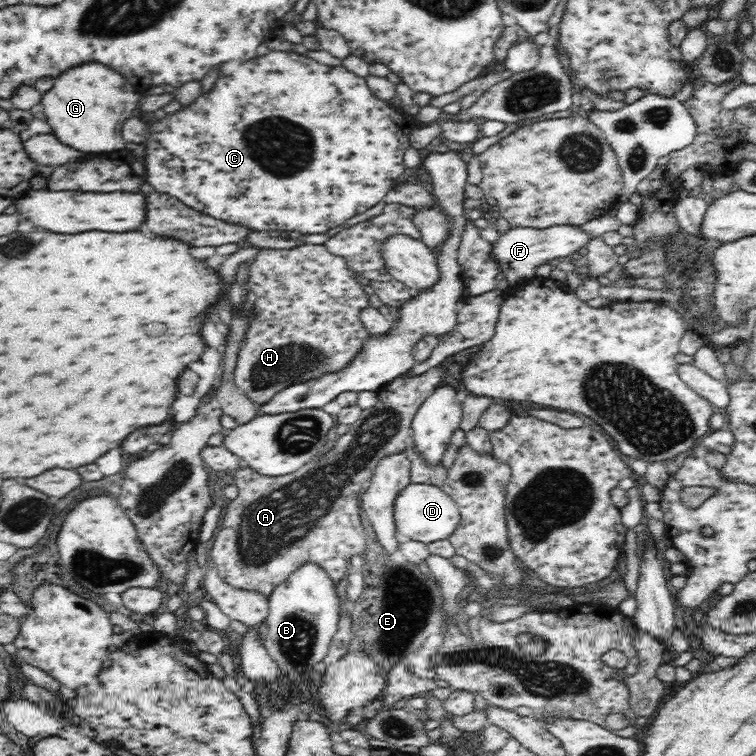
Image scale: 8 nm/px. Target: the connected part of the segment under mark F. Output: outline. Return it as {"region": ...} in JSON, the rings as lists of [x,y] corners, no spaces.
{"region":[[[554,226],[551,228],[511,228],[492,244],[490,259],[498,265],[499,272],[506,277],[504,284],[508,288],[518,288],[534,279],[536,270],[551,260],[582,254],[590,237],[578,229],[578,227]]]}

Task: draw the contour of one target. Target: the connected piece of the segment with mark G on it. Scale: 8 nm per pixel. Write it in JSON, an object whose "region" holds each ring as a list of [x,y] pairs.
{"region":[[[96,61],[72,66],[54,78],[54,86],[42,94],[44,114],[52,132],[64,144],[88,152],[110,152],[124,149],[126,141],[121,136],[122,122],[132,116],[142,93],[134,85],[126,84],[126,77],[114,72],[104,63]]]}

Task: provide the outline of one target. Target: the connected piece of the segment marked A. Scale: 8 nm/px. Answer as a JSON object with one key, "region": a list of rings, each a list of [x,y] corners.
{"region":[[[434,366],[430,368],[425,373],[417,376],[401,377],[397,376],[393,378],[390,382],[387,382],[384,386],[381,386],[377,391],[378,401],[374,406],[370,408],[364,408],[361,410],[360,418],[354,422],[354,424],[349,425],[349,431],[346,434],[343,434],[341,437],[337,438],[336,444],[328,452],[321,456],[316,456],[312,460],[309,460],[302,468],[296,470],[296,472],[284,475],[284,476],[266,476],[256,472],[253,468],[242,465],[238,468],[234,476],[234,484],[238,487],[238,497],[228,501],[224,506],[221,517],[222,520],[222,529],[218,530],[218,534],[213,536],[210,541],[212,545],[212,550],[210,550],[210,558],[214,567],[217,569],[217,574],[220,575],[220,578],[236,587],[246,590],[258,590],[262,593],[269,596],[269,594],[274,590],[274,587],[281,581],[284,580],[301,562],[310,560],[314,561],[320,566],[324,567],[334,583],[337,584],[338,580],[351,571],[351,566],[349,563],[349,558],[352,554],[361,554],[364,555],[364,549],[366,546],[366,535],[364,535],[364,528],[360,526],[360,500],[359,497],[363,494],[364,490],[368,488],[370,477],[376,468],[376,465],[387,455],[394,453],[402,453],[406,446],[404,445],[404,440],[408,436],[412,436],[412,421],[420,405],[426,400],[426,397],[434,390],[434,387],[437,387],[438,384],[448,376],[448,369],[444,366]]]}

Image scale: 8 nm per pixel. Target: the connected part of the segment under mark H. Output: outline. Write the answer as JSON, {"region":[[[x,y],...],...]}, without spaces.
{"region":[[[304,244],[302,246],[296,246],[290,248],[290,250],[271,250],[263,249],[253,260],[251,260],[250,276],[247,287],[249,288],[249,294],[254,296],[252,300],[252,314],[250,314],[250,322],[248,322],[248,330],[244,335],[243,345],[238,352],[237,364],[233,370],[233,381],[236,388],[242,394],[245,394],[250,400],[254,401],[258,405],[264,405],[272,397],[283,388],[294,384],[295,382],[302,382],[311,378],[319,377],[328,371],[335,371],[340,368],[344,368],[360,350],[362,350],[362,343],[365,342],[369,332],[365,329],[365,326],[360,322],[358,313],[361,308],[368,307],[368,296],[362,291],[361,286],[353,280],[352,274],[346,265],[346,261],[340,256],[331,254],[324,245],[316,246],[312,244]]]}

